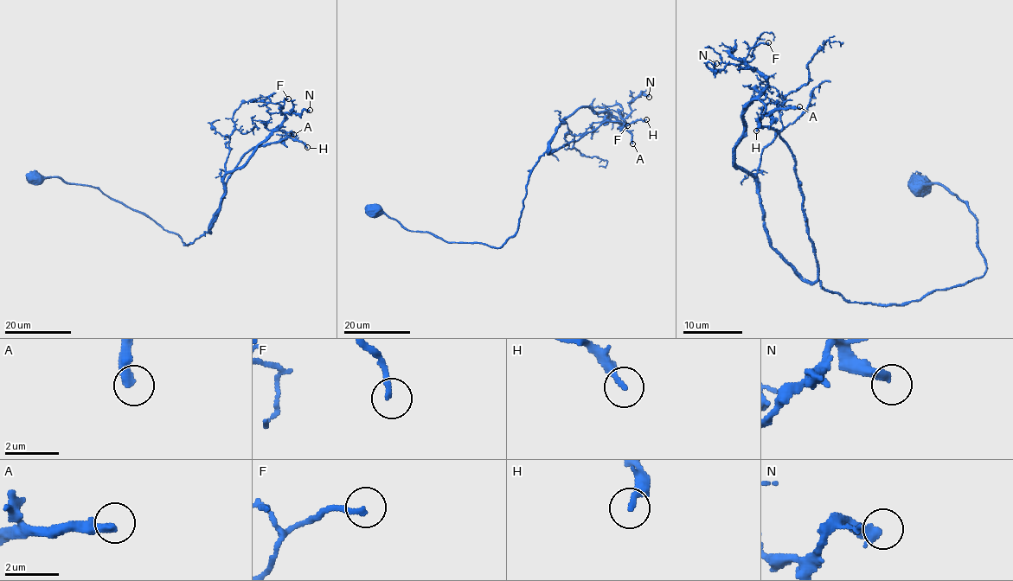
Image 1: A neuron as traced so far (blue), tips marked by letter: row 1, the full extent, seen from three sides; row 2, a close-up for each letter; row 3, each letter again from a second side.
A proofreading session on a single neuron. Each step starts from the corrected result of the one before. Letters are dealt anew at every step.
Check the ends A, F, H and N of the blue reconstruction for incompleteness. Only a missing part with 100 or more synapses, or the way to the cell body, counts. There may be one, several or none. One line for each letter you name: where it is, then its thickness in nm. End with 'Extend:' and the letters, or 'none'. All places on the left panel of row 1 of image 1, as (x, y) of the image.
A: at (293, 134); 360 nm thick
Extend: A

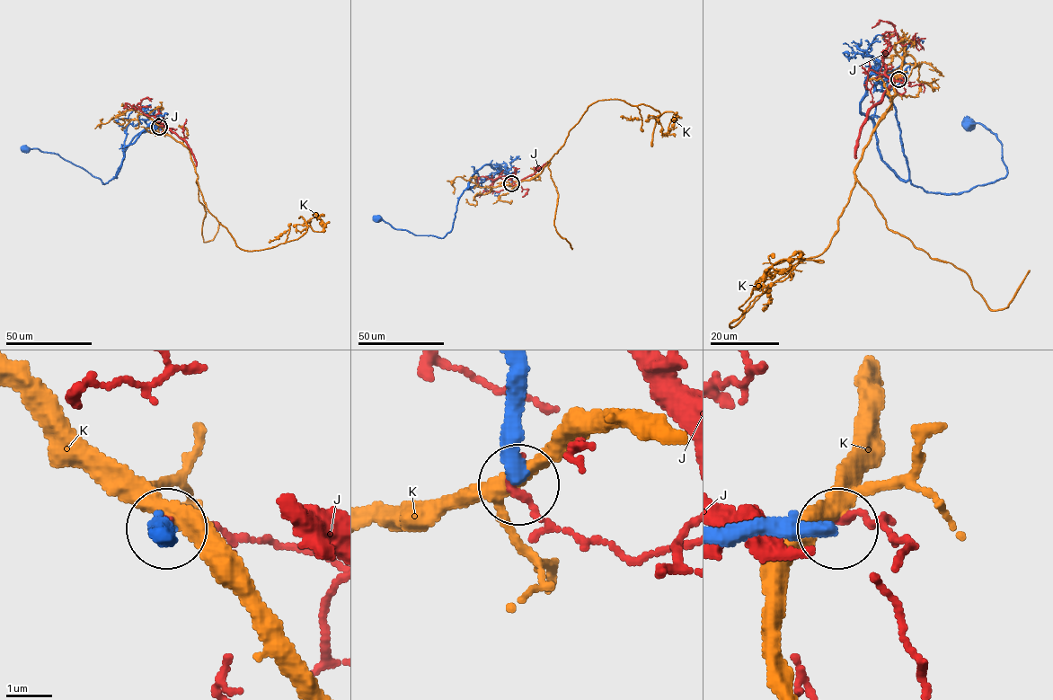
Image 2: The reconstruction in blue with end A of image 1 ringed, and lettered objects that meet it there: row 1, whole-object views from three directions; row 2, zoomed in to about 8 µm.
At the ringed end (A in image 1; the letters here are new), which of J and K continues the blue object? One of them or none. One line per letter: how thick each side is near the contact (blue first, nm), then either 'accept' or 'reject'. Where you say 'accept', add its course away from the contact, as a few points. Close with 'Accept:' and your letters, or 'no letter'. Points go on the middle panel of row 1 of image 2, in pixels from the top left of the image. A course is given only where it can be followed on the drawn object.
J: 440/150 nm | reject
K: 400/320 nm | reject
Accept: no letter

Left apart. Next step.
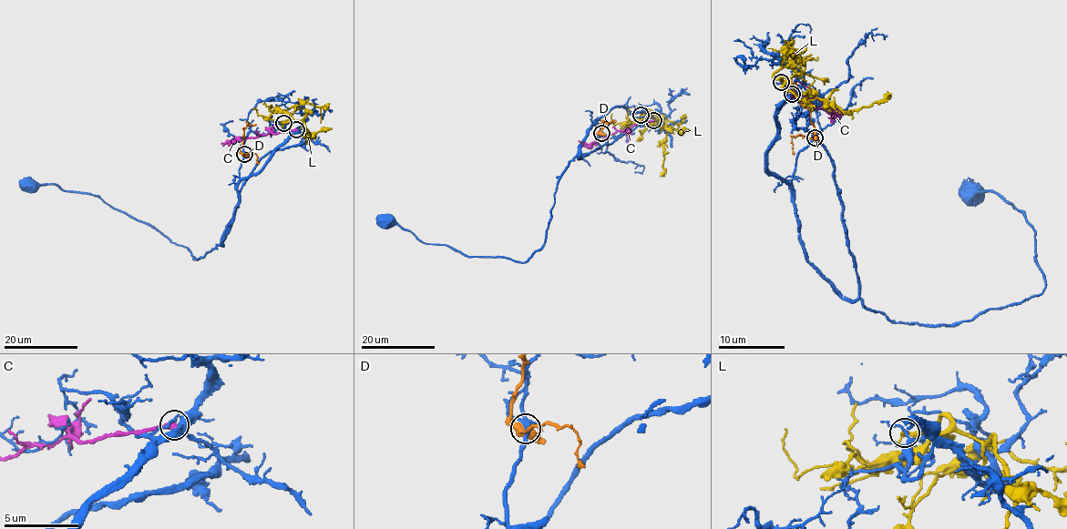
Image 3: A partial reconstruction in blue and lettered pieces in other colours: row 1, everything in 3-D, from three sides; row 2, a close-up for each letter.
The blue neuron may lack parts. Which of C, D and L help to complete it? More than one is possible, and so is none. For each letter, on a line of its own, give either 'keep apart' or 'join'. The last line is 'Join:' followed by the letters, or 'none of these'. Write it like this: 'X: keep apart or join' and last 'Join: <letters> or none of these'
C: keep apart
D: keep apart
L: keep apart
Join: none of these

